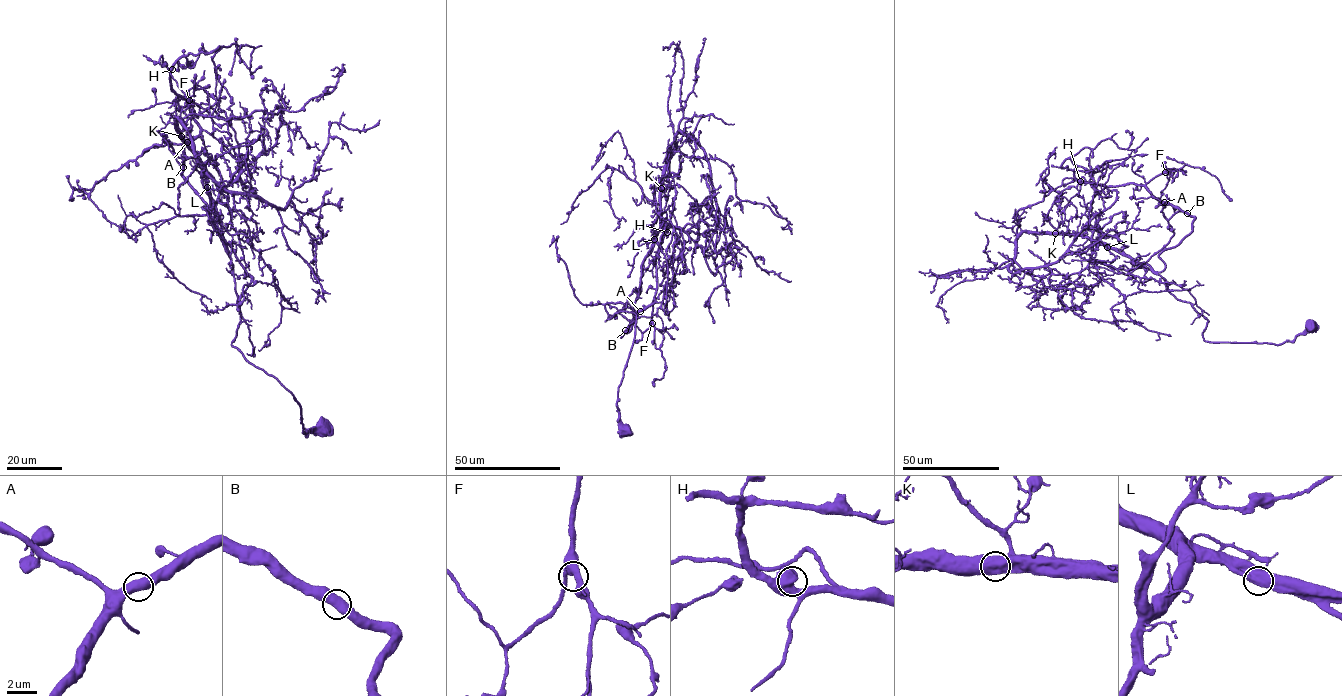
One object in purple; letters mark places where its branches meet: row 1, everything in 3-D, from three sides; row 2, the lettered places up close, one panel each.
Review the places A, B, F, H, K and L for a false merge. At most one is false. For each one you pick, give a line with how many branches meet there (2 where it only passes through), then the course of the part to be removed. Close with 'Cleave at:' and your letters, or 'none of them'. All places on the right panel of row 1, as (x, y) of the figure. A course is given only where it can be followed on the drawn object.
Cleave at: none of them

